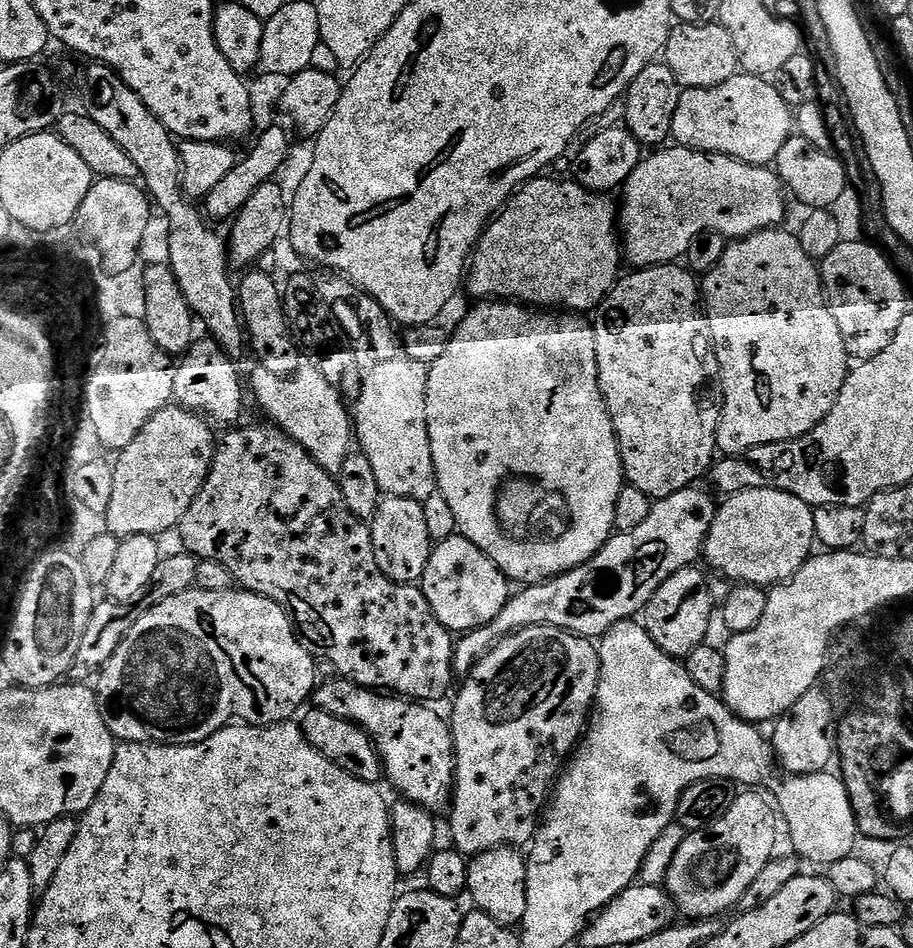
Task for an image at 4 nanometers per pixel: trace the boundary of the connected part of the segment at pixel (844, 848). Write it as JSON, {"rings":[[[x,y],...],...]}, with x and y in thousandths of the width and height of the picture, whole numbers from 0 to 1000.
{"rings":[[[910,813],[885,814],[882,819],[873,819],[871,816],[860,818],[859,824],[850,831],[850,840],[848,839],[848,848],[852,853],[853,860],[863,868],[863,882],[867,885],[867,895],[873,899],[871,902],[877,908],[886,907],[889,911],[899,911],[906,914],[918,909],[922,905],[934,902],[939,898],[938,886],[940,887],[940,874],[938,872],[938,860],[931,850],[931,842],[929,834],[924,828],[924,824],[919,818],[912,816]]]}

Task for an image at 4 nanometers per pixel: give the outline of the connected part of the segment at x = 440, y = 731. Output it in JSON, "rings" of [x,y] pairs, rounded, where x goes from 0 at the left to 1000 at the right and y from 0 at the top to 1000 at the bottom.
{"rings":[[[369,715],[366,717],[356,717],[354,720],[347,725],[346,729],[342,731],[341,742],[345,744],[347,748],[352,751],[360,751],[366,753],[370,757],[376,759],[384,759],[386,763],[391,764],[394,769],[400,772],[401,775],[407,780],[407,786],[412,788],[412,794],[416,797],[416,804],[418,807],[419,818],[423,823],[426,823],[436,834],[439,835],[441,843],[449,848],[457,848],[463,852],[470,854],[479,854],[478,852],[490,853],[492,851],[493,845],[495,843],[495,833],[499,830],[499,792],[497,791],[497,783],[495,782],[495,769],[493,767],[492,761],[486,759],[476,751],[476,746],[470,745],[464,741],[452,741],[446,736],[435,736],[429,732],[417,732],[415,729],[405,726],[393,726],[387,717],[379,717],[376,715]]]}

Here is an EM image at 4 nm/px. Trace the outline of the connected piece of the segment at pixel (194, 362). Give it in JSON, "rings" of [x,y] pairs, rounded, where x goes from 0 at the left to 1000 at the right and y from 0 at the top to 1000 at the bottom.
{"rings":[[[231,357],[211,358],[210,364],[200,376],[196,377],[192,385],[189,419],[192,425],[198,430],[205,430],[207,435],[216,436],[233,448],[250,447],[245,449],[258,449],[264,446],[263,438],[267,435],[267,418],[269,422],[269,405],[265,400],[265,392],[262,392],[260,381],[250,377],[243,369],[238,359]]]}

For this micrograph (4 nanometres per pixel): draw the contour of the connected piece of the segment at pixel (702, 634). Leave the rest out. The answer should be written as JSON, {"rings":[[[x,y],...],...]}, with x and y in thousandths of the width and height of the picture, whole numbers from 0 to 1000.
{"rings":[[[762,597],[748,599],[743,601],[743,605],[729,610],[729,614],[721,618],[716,631],[712,631],[712,635],[705,640],[703,647],[705,664],[732,692],[752,694],[773,673],[773,662],[782,636],[774,621],[774,607],[771,603],[767,604],[765,600]]]}

